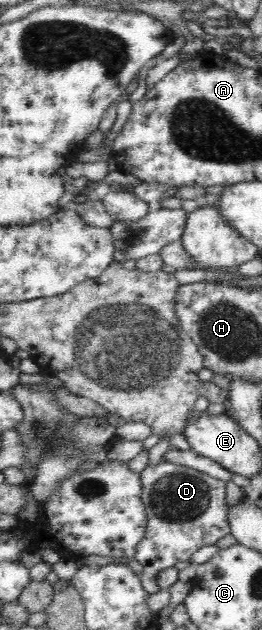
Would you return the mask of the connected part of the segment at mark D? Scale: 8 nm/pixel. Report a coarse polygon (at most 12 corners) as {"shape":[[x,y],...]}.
{"shape":[[162,461],[141,473],[144,590],[230,533],[226,482]]}

